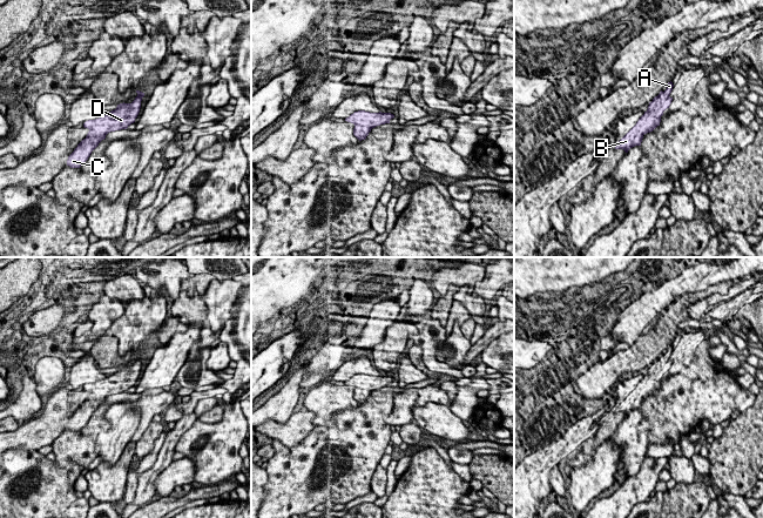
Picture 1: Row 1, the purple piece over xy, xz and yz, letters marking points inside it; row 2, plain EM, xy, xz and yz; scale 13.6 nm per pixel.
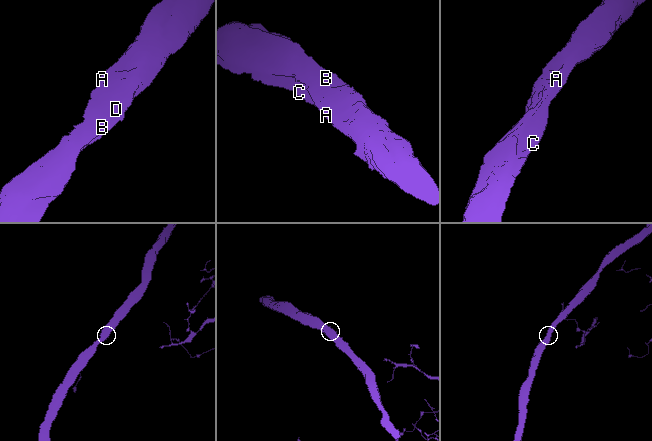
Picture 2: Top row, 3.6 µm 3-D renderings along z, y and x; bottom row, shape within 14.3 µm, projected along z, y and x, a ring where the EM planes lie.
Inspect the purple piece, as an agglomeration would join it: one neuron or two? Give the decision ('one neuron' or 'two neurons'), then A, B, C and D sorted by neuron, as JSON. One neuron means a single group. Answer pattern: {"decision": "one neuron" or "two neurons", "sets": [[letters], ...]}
{"decision": "one neuron", "sets": [["A", "B", "C", "D"]]}

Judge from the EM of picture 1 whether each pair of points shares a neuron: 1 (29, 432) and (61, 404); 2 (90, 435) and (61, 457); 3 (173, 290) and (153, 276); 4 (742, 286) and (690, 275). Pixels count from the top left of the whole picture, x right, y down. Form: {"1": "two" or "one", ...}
{"1": "one", "2": "one", "3": "one", "4": "two"}

